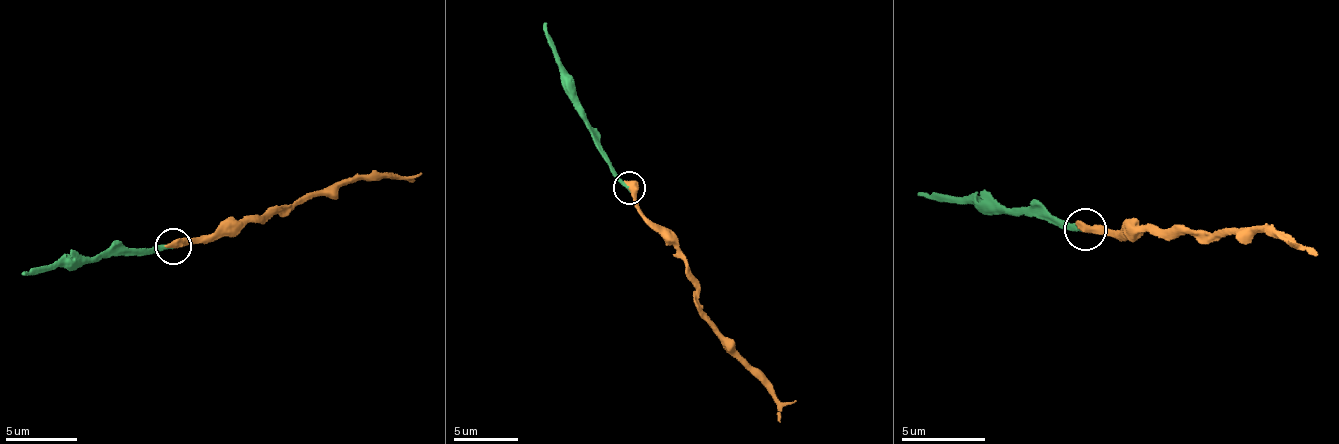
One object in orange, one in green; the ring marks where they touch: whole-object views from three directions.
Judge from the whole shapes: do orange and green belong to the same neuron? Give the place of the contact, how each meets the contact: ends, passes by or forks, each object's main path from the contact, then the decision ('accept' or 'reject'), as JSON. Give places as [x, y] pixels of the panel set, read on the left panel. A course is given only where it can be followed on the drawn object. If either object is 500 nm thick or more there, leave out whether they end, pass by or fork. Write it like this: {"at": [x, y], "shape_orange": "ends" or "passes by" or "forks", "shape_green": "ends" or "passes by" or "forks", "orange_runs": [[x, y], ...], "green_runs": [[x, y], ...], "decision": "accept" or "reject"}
{"at": [173, 246], "orange_runs": [[174, 245], [220, 238], [244, 221], [296, 204], [306, 195], [384, 176], [415, 181]], "green_runs": [[170, 245], [23, 273]], "decision": "accept"}

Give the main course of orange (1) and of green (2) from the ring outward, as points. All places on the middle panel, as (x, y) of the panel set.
1: (630, 187), (633, 206), (677, 250), (686, 266), (702, 320), (766, 387), (781, 422)
2: (627, 187), (590, 131), (544, 23)

